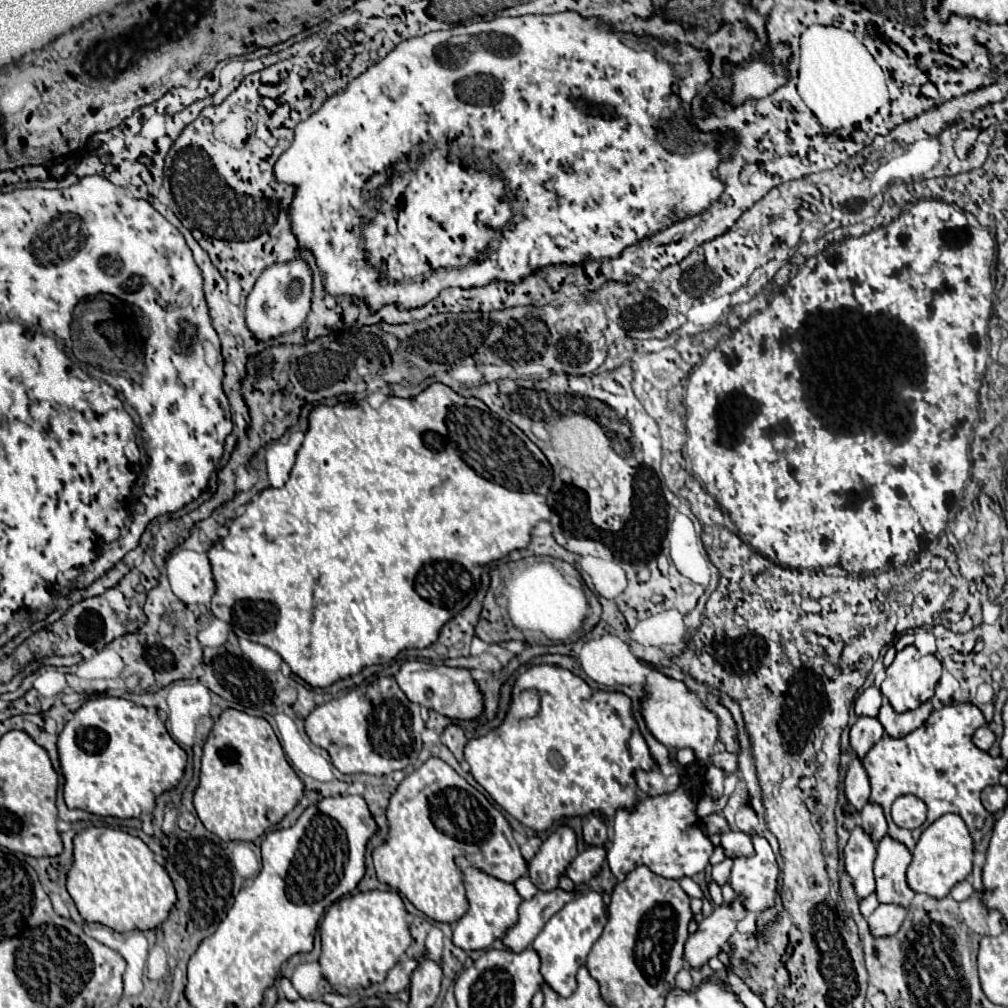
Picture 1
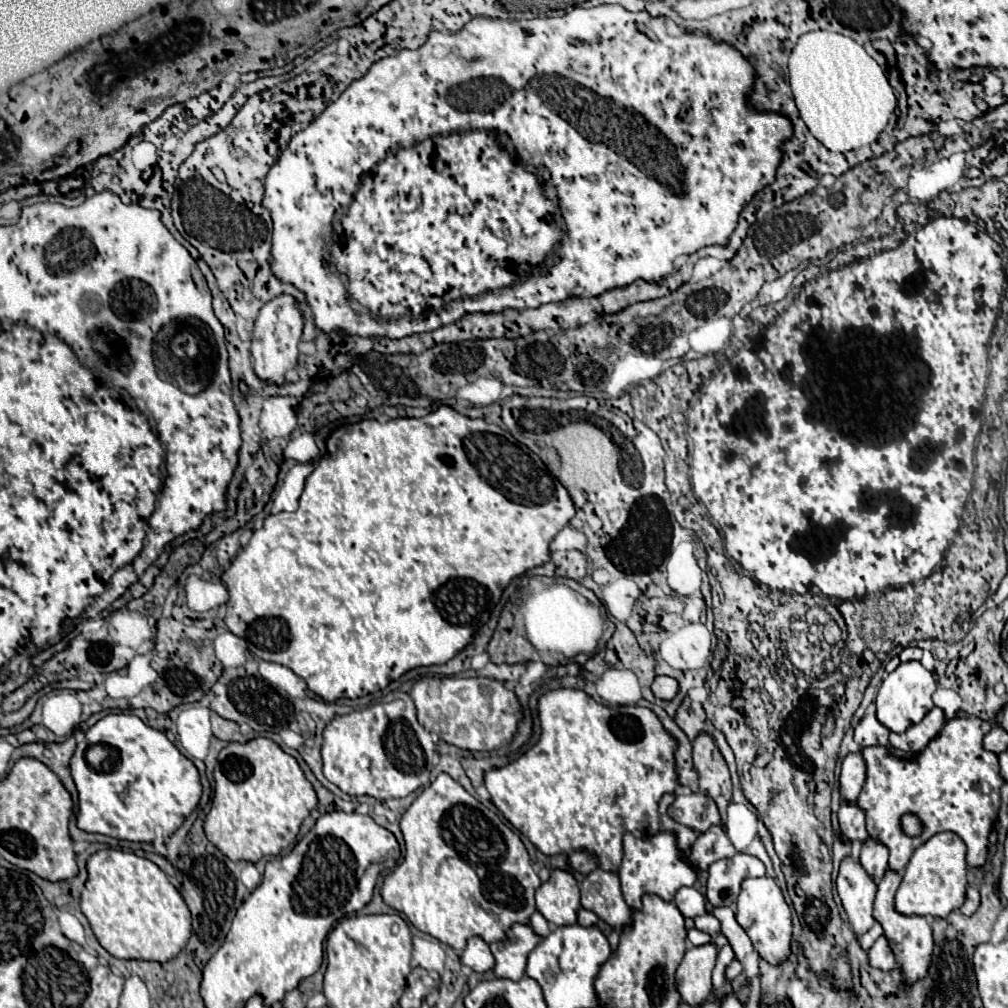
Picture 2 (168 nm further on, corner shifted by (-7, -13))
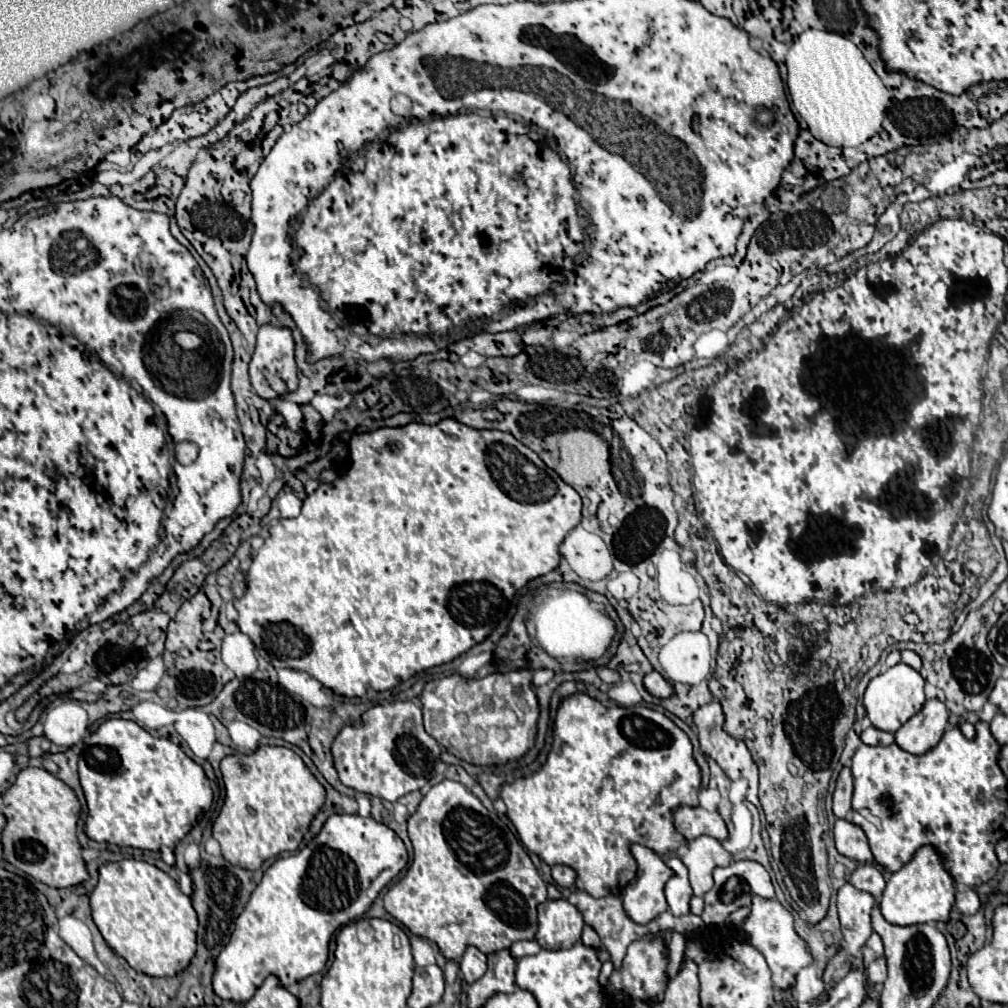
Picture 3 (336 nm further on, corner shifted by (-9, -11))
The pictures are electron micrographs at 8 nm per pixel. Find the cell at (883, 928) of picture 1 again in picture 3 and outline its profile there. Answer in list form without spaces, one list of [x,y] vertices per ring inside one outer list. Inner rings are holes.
[[[885,957],[875,959],[871,965],[867,965],[867,977],[869,981],[873,981],[875,985],[883,985],[885,977],[887,977],[887,963]]]

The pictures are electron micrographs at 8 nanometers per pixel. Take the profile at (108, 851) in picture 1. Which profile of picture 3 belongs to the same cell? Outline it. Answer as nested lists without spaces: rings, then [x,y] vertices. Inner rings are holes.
[[[121,859],[99,867],[99,881],[91,897],[93,921],[107,945],[135,971],[151,977],[175,975],[195,953],[197,913],[191,899],[161,869],[139,859]]]

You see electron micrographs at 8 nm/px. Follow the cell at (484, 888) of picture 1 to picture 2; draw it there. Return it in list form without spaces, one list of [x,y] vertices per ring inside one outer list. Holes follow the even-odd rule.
[[[471,937],[465,951],[461,953],[461,963],[471,967],[475,973],[487,973],[493,969],[495,959],[489,951],[489,945],[481,937]]]

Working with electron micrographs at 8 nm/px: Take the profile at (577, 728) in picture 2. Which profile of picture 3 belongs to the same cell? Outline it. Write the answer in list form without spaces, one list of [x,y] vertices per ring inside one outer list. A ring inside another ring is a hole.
[[[575,693],[559,703],[553,743],[547,761],[529,777],[515,779],[501,787],[507,817],[517,829],[521,843],[539,855],[547,865],[563,863],[577,871],[577,889],[593,897],[621,893],[635,877],[637,865],[629,851],[633,843],[645,845],[659,855],[683,847],[687,841],[673,827],[671,811],[679,805],[697,805],[701,771],[693,759],[689,737],[663,713],[645,705],[603,707],[597,699]]]

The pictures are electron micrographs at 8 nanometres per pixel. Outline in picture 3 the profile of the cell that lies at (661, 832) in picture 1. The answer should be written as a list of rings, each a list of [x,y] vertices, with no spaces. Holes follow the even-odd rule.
[[[631,845],[631,853],[637,861],[637,875],[627,883],[621,899],[627,915],[635,923],[645,925],[669,909],[663,887],[673,877],[673,869],[649,847]]]

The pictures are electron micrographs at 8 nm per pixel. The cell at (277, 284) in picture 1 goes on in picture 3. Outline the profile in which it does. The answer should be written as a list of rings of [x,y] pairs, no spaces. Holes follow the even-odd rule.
[[[271,323],[261,325],[257,333],[257,345],[253,359],[249,363],[249,375],[253,389],[265,397],[273,399],[279,393],[269,385],[267,373],[283,379],[287,391],[297,389],[297,365],[295,365],[295,341],[289,327],[273,327]]]

